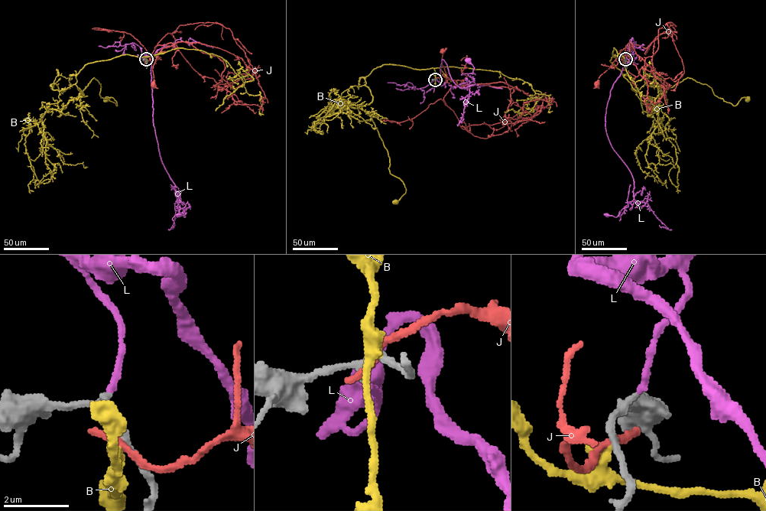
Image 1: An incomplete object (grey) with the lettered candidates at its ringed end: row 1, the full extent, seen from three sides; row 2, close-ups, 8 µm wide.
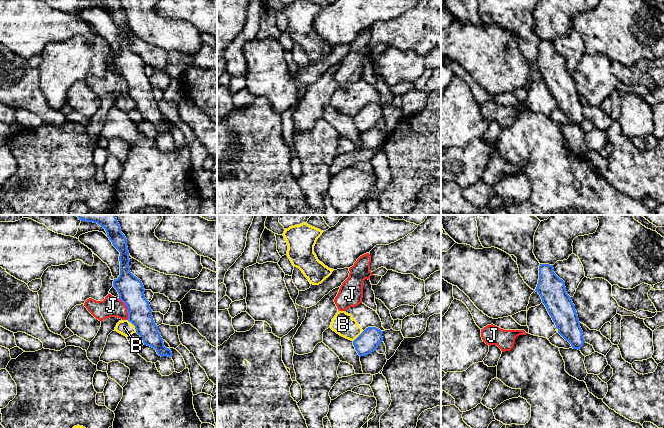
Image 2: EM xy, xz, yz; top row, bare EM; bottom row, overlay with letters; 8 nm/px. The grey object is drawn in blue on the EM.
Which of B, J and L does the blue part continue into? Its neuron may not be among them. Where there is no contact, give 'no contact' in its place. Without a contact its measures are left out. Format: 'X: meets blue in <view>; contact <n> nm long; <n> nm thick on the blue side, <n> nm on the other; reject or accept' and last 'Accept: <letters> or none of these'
B: meets blue in xz; contact 120 nm long; 180 nm thick on the blue side, 180 nm on the other; reject
J: meets blue in xy; contact 190 nm long; 200 nm thick on the blue side, 160 nm on the other; reject
L: no contact; accept
Accept: L

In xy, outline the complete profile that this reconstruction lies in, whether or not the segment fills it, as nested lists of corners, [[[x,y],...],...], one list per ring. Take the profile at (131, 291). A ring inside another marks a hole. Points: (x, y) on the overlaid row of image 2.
[[[76,215],[79,220],[97,223],[103,227],[113,246],[120,252],[120,275],[113,281],[113,287],[119,294],[119,299],[126,305],[128,321],[142,338],[144,345],[154,348],[161,357],[172,357],[172,352],[164,346],[152,316],[149,301],[145,298],[144,286],[140,279],[134,276],[129,267],[129,251],[127,239],[121,232],[115,215]]]

